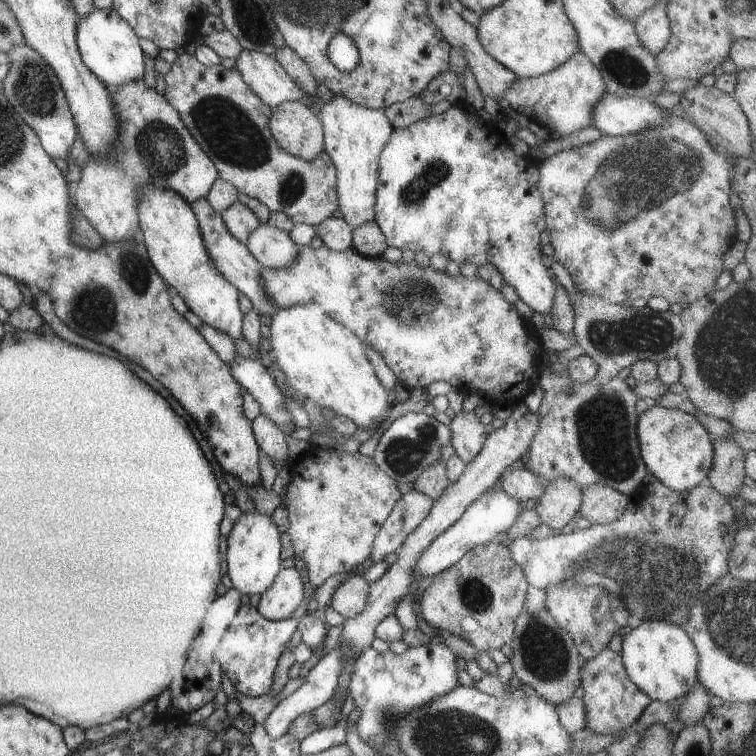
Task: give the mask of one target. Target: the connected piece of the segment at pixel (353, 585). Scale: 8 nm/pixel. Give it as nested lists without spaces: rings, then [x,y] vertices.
[[[362,573],[352,575],[333,590],[331,601],[326,608],[339,612],[344,618],[352,618],[366,608],[368,596],[370,582]]]

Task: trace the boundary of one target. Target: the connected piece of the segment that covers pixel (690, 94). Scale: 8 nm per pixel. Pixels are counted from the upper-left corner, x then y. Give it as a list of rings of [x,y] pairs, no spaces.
[[[698,84],[679,94],[678,109],[684,110],[686,116],[694,122],[694,126],[701,130],[710,140],[714,140],[719,149],[738,158],[751,158],[752,131],[748,117],[742,110],[740,103],[730,93],[725,93],[716,86],[707,87]]]

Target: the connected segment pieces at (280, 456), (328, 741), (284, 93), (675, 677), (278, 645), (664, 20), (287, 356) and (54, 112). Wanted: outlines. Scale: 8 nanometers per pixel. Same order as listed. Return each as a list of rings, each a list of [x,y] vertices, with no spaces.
[[[261,414],[253,421],[253,433],[261,452],[270,456],[272,462],[286,460],[288,458],[288,444],[286,435],[266,414]]]
[[[348,694],[348,698],[344,700],[342,705],[339,722],[331,728],[317,729],[310,733],[304,740],[300,741],[300,753],[314,754],[322,752],[329,747],[345,743],[347,720],[354,706],[354,699],[351,694]]]
[[[246,49],[236,60],[244,82],[266,106],[274,108],[286,101],[298,101],[315,109],[314,104],[310,104],[310,96],[290,78],[273,56]]]
[[[642,620],[622,638],[622,658],[628,676],[651,700],[672,702],[686,696],[696,685],[698,650],[688,633],[666,620]]]
[[[244,604],[232,618],[219,643],[218,660],[224,674],[230,678],[234,688],[248,697],[259,697],[270,692],[273,676],[280,654],[288,647],[298,621],[288,618],[271,621],[265,619],[254,606]]]
[[[656,1],[650,10],[646,10],[635,20],[636,36],[640,38],[642,48],[652,52],[652,56],[664,50],[670,40],[670,20],[666,6],[664,2]]]
[[[306,300],[304,304],[294,304],[288,308],[279,308],[274,313],[271,321],[271,346],[276,355],[276,362],[280,370],[284,372],[290,386],[306,400],[312,400],[321,408],[334,410],[337,415],[344,415],[362,430],[385,429],[388,425],[392,412],[391,398],[388,390],[382,386],[380,379],[376,376],[373,364],[366,356],[366,345],[350,329],[335,321],[314,300]]]
[[[26,42],[16,44],[6,52],[10,60],[10,70],[3,83],[8,102],[22,115],[24,122],[36,132],[44,150],[52,158],[66,158],[69,156],[76,140],[77,126],[70,110],[64,89],[60,80],[48,62]]]

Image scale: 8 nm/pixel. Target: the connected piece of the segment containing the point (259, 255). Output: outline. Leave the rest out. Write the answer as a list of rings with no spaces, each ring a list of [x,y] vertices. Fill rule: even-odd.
[[[268,223],[250,232],[246,246],[250,254],[266,268],[286,268],[296,260],[301,247],[292,241],[289,232],[278,230]]]

